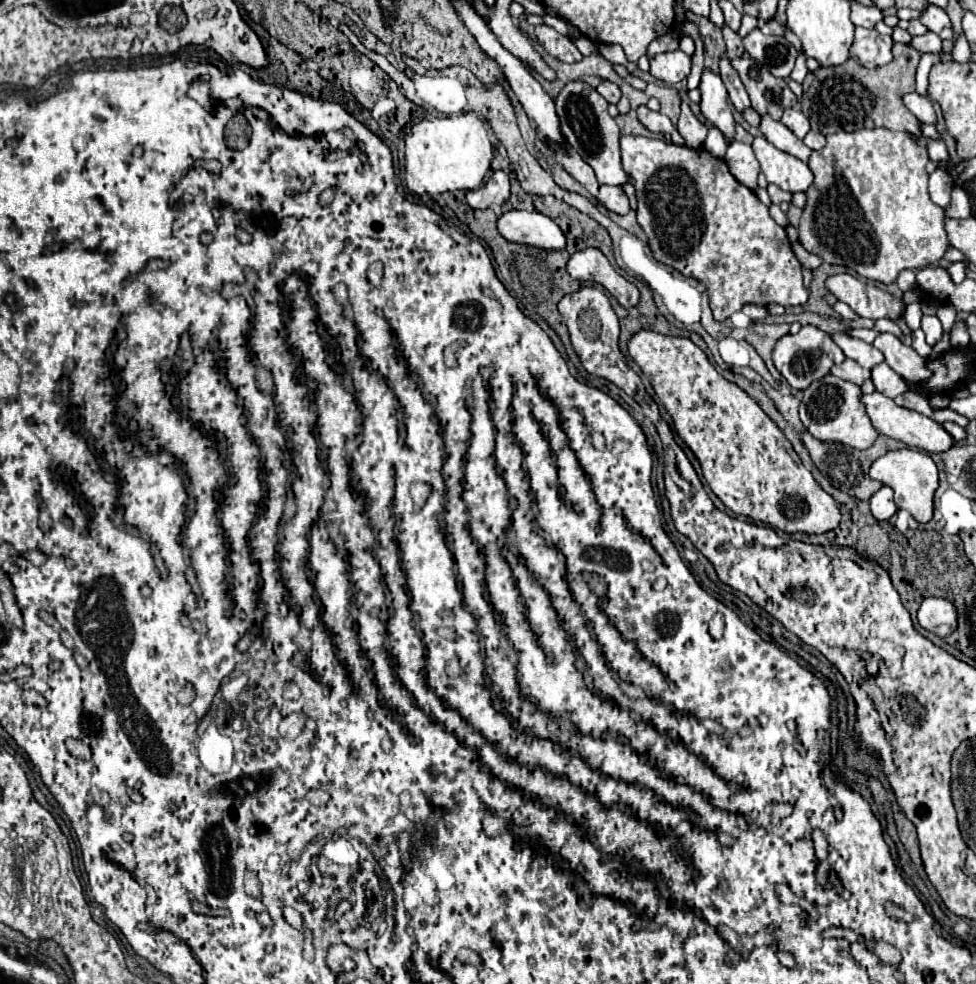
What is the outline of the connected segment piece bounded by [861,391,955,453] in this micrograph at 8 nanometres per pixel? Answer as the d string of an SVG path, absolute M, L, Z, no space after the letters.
M875 391L871 395L863 395L861 401L867 407L867 415L871 417L873 427L881 435L893 437L897 441L903 441L909 447L917 447L917 449L923 449L923 451L929 451L929 453L943 453L943 451L949 451L955 445L955 439L943 429L941 423L937 423L937 421L933 421L933 419L917 413L917 411L911 411L911 409L895 405L895 401L889 399L889 397L885 397L883 393Z

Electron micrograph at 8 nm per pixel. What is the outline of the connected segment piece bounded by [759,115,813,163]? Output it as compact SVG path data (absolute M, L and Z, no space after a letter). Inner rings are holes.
M763 115L759 129L761 129L761 133L765 135L765 139L767 139L769 143L773 143L777 149L781 149L781 151L785 151L785 153L801 159L803 163L809 161L809 157L811 157L813 151L807 149L807 145L805 145L801 139L797 139L797 137L793 135L793 131L789 131L783 123L773 121L769 115Z

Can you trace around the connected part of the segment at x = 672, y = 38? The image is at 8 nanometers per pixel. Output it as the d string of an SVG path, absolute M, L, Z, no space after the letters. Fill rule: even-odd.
M675 32L668 33L667 35L658 37L653 40L647 49L647 56L653 57L658 53L674 51L679 48L679 37Z

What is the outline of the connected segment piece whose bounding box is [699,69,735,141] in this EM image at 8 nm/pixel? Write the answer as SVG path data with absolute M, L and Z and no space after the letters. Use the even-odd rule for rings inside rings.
M705 69L699 91L701 91L699 105L701 105L705 119L711 121L717 129L721 129L729 141L733 141L735 121L733 121L733 115L731 115L731 109L727 103L727 89L725 89L721 77Z

